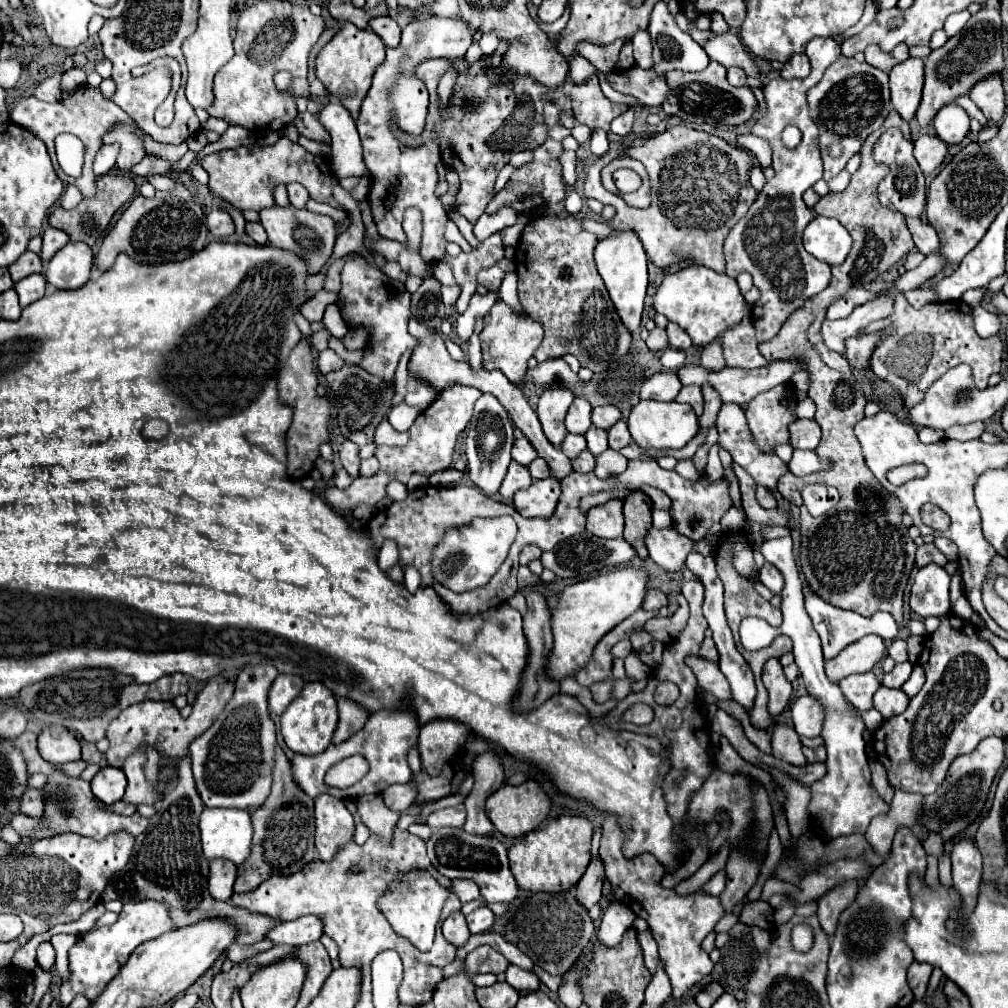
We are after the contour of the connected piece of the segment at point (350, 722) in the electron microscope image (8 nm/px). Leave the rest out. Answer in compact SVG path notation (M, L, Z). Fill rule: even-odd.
M338 699L338 727L334 731L334 745L350 739L356 731L360 731L366 723L366 711L352 703L350 699Z

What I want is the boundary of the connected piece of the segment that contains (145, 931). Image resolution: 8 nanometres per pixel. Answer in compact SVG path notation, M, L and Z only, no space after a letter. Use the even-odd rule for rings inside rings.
M138 901L138 903L126 903L118 915L118 921L110 927L102 927L96 931L90 931L86 935L78 937L74 947L68 953L70 961L70 975L62 979L60 985L60 1003L62 1007L68 1007L76 995L84 995L88 1001L94 1001L98 993L108 985L108 981L120 971L120 967L126 963L130 953L142 945L144 941L150 941L154 937L160 937L166 931L174 931L174 923L168 917L166 907L156 905L154 901Z

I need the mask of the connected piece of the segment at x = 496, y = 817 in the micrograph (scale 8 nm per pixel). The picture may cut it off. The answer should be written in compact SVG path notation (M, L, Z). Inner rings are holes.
M526 781L522 785L504 785L500 787L496 793L492 793L486 799L486 813L492 819L492 825L510 839L518 839L524 837L526 833L534 831L548 815L550 811L550 799L546 797L546 793L540 789L538 783L534 781Z

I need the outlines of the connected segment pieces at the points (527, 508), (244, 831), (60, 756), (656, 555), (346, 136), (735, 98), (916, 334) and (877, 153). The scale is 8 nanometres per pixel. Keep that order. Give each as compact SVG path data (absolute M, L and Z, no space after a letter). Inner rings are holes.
M554 477L534 481L528 489L514 495L514 509L522 517L550 517L560 497L560 481Z
M204 809L200 815L200 841L208 861L228 859L240 867L250 857L252 823L242 809Z
M46 725L38 735L38 751L52 765L62 765L80 759L78 739L62 725Z
M650 529L646 535L646 547L650 553L650 559L660 565L662 569L674 573L684 567L686 555L696 547L700 551L708 551L708 555L714 553L714 545L710 541L702 541L700 545L694 545L690 539L678 535L674 529Z
M328 103L320 115L318 121L326 127L326 131L332 135L330 141L330 163L338 179L342 177L366 177L366 165L362 159L362 145L360 137L354 125L354 119L350 117L348 109L344 109L340 103Z
M710 61L710 65L700 73L686 73L686 71L670 71L666 73L668 87L672 93L662 103L662 111L666 115L676 115L684 123L702 123L702 125L724 125L724 127L736 127L744 125L752 119L756 111L756 99L750 87L732 87L726 81L726 67L720 63Z
M894 293L894 313L892 325L878 349L870 359L870 369L882 381L894 385L904 397L906 407L914 407L922 401L928 387L942 377L948 369L960 363L968 363L974 371L974 381L978 389L988 385L988 377L1000 371L1004 345L1000 335L988 339L978 337L972 321L972 307L962 299L950 303L930 303L922 309L914 309L904 295Z
M888 129L886 133L880 135L878 143L874 145L874 159L876 163L886 163L890 171L878 185L878 199L882 205L886 205L892 211L898 211L910 217L920 217L926 207L926 199L924 199L926 185L924 185L924 173L918 167L912 155L912 149L914 149L914 139L904 137L902 131L898 129Z

